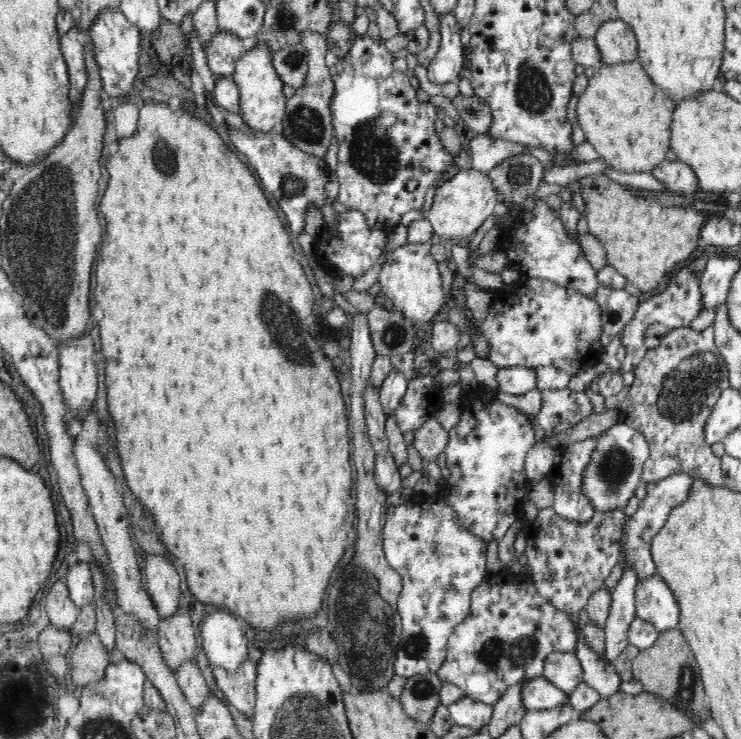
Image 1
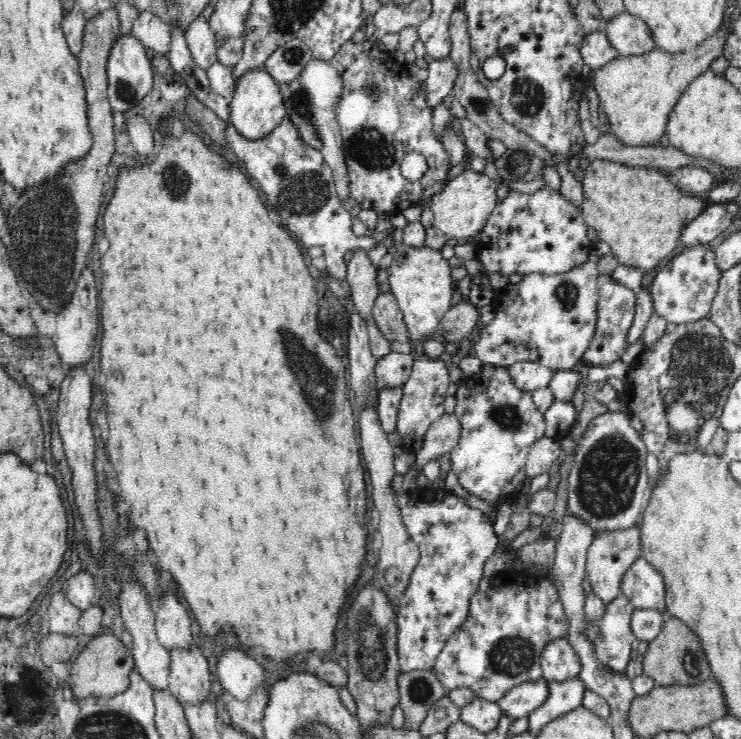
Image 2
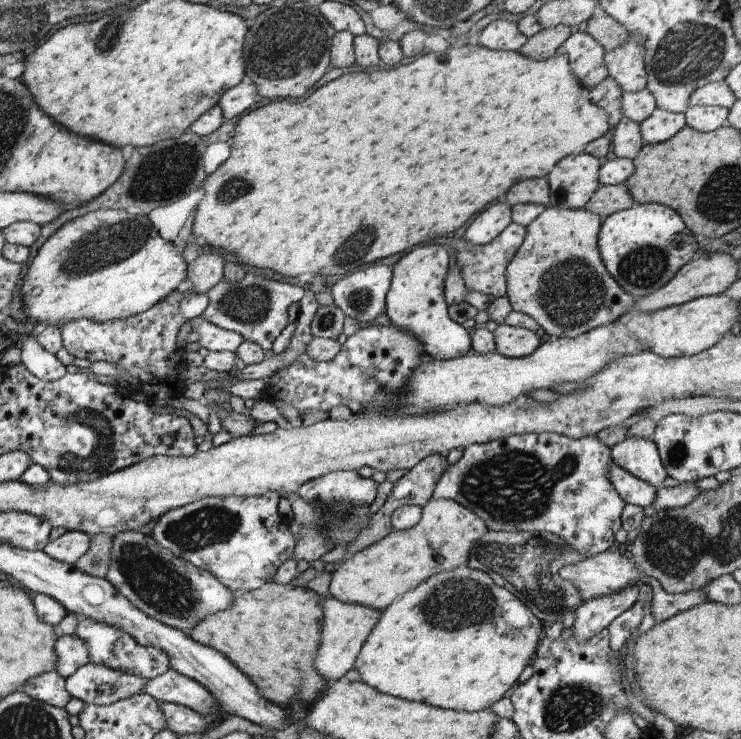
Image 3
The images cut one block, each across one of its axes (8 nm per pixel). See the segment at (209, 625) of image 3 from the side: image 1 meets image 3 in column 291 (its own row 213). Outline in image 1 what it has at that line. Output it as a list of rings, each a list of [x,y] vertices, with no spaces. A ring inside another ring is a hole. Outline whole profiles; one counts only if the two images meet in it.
[[[600,174],[588,175],[580,180],[579,194],[585,202],[587,227],[594,237],[598,237],[606,249],[607,264],[630,285],[638,288],[640,294],[656,290],[664,278],[686,262],[701,244],[700,230],[706,219],[695,207],[664,205],[650,197],[650,191],[634,191],[632,186],[620,185]]]

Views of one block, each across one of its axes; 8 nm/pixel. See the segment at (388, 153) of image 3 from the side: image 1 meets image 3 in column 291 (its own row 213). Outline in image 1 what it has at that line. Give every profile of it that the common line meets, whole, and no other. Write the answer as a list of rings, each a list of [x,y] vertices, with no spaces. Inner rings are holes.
[[[143,99],[135,132],[128,138],[120,138],[118,154],[122,158],[104,158],[110,178],[98,210],[108,222],[104,224],[104,236],[98,252],[94,292],[96,306],[102,310],[100,344],[106,358],[108,410],[114,420],[118,440],[126,446],[126,452],[120,452],[126,482],[148,506],[148,513],[156,514],[155,526],[164,530],[162,540],[168,550],[186,564],[184,568],[190,572],[187,580],[191,592],[206,605],[226,606],[252,626],[270,630],[282,620],[316,614],[330,574],[344,554],[348,534],[352,534],[354,540],[357,516],[354,504],[350,504],[352,466],[348,459],[350,438],[346,432],[349,425],[337,374],[332,372],[332,364],[324,358],[324,352],[308,330],[315,298],[302,264],[288,240],[290,234],[278,220],[276,210],[268,203],[263,188],[258,185],[248,165],[226,146],[210,123],[184,108],[172,110],[165,101]]]

